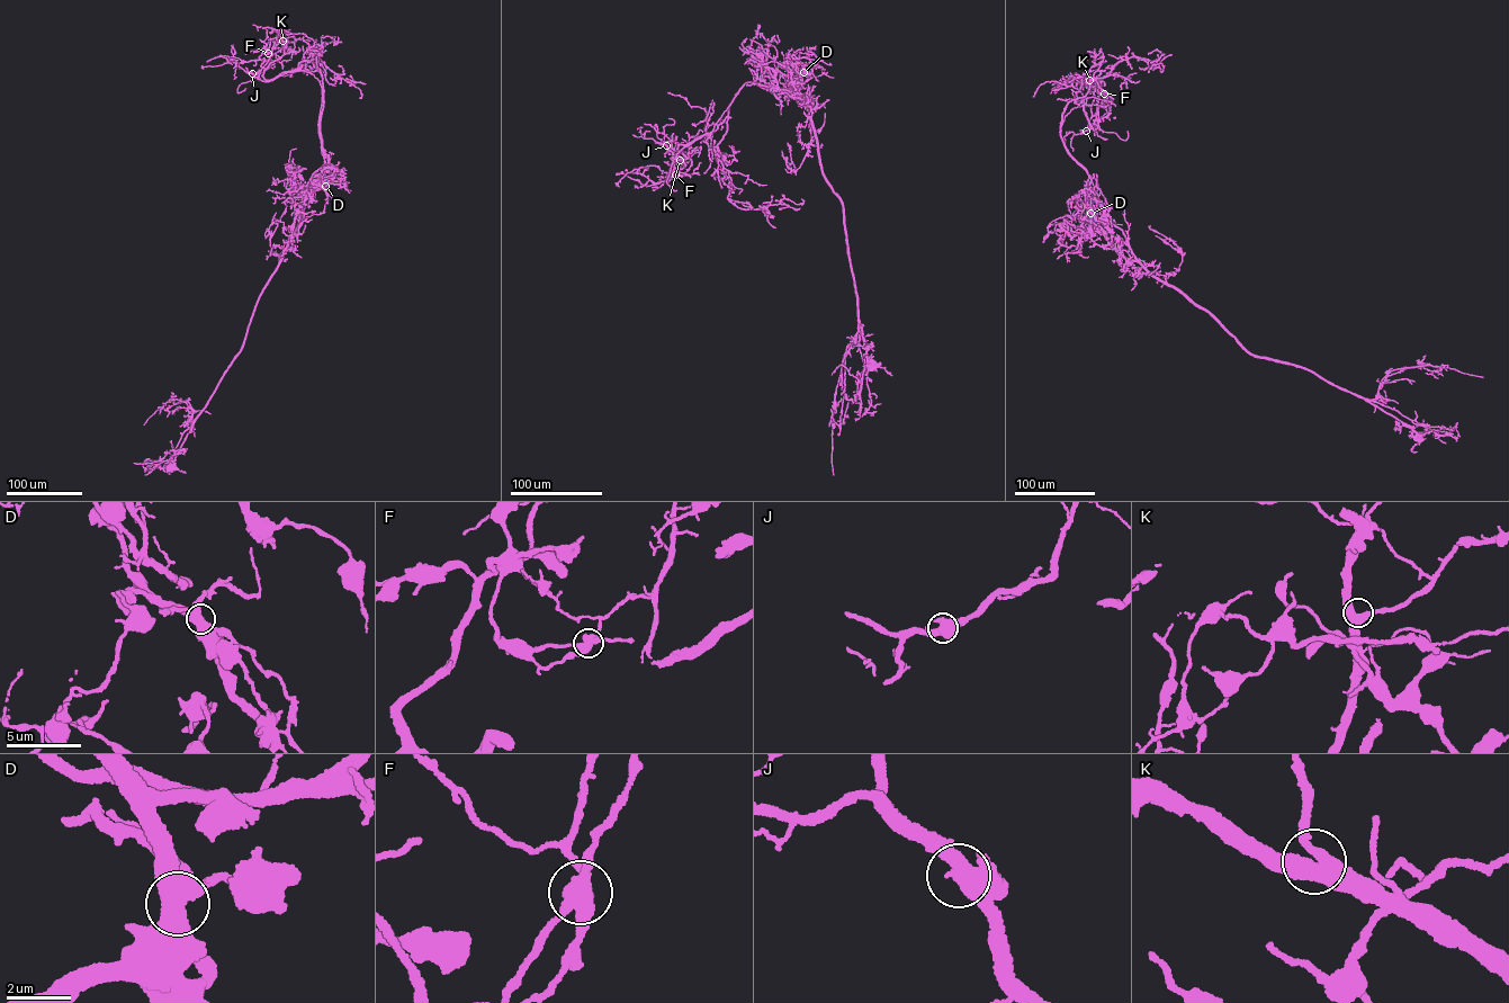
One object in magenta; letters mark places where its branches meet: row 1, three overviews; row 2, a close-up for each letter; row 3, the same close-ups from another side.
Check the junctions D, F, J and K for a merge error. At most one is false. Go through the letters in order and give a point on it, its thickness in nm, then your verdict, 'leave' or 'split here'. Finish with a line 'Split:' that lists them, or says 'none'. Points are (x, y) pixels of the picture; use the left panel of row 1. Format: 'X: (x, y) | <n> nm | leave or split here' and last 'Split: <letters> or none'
D: (325, 186) | 550 nm | leave
F: (268, 53) | 440 nm | split here
J: (252, 73) | 480 nm | leave
K: (283, 41) | 440 nm | leave
Split: F

